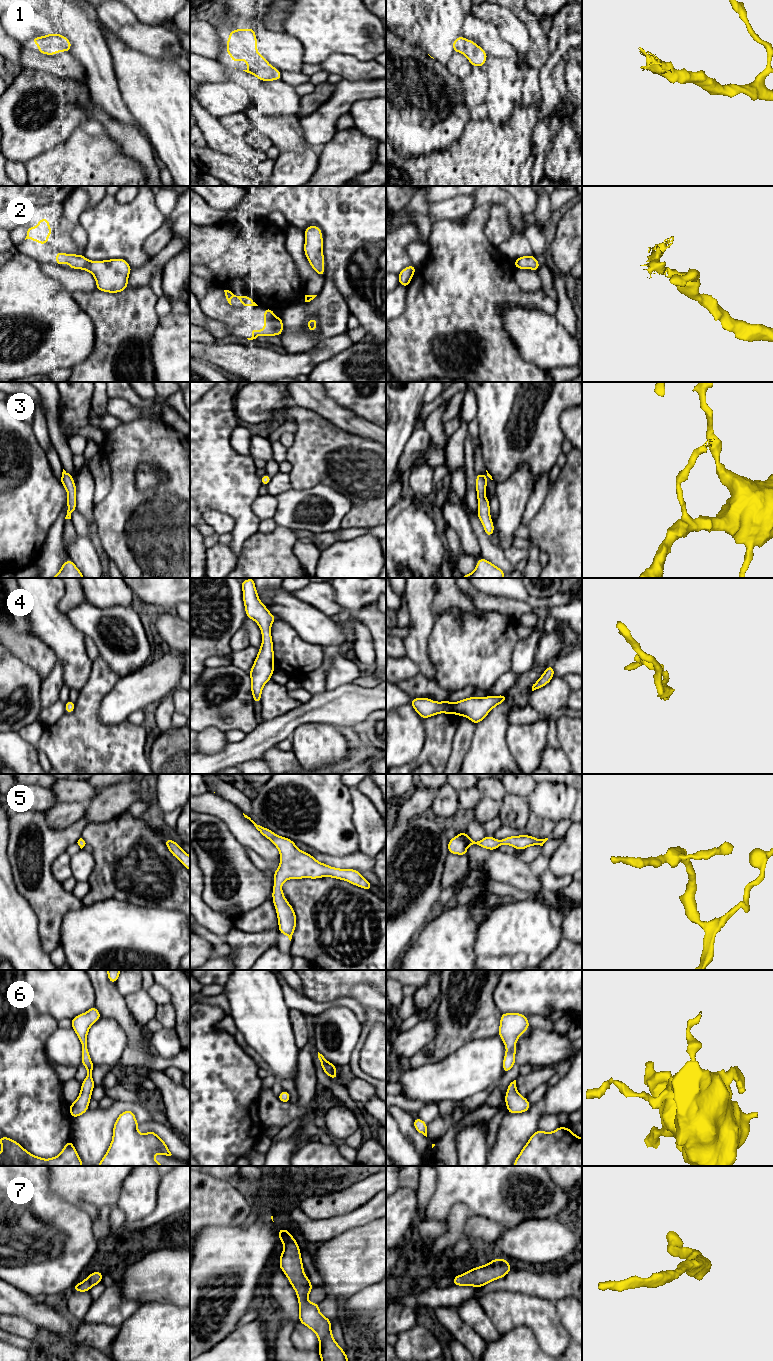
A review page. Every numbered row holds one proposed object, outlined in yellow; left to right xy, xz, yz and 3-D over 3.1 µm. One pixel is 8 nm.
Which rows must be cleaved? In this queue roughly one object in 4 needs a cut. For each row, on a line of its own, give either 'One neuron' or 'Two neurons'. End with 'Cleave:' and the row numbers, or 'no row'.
1: One neuron
2: One neuron
3: One neuron
4: One neuron
5: One neuron
6: One neuron
7: One neuron
Cleave: no row

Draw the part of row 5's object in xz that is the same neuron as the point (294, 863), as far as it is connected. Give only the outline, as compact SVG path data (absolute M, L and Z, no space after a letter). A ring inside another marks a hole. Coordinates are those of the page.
M243 813L256 829L267 839L269 839L280 852L280 865L274 871L274 887L272 889L272 901L275 905L279 933L288 936L291 941L295 931L297 919L293 907L288 903L282 891L282 884L288 879L332 877L345 880L353 885L371 890L372 885L361 873L354 869L340 869L318 862L312 855L298 849L295 842L276 835L273 831L257 825L250 817Z

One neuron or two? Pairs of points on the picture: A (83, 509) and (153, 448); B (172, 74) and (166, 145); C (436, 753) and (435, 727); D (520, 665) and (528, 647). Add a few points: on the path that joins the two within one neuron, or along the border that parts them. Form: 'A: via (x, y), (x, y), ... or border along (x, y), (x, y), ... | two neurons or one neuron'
A: border along (93, 506), (93, 518), (95, 520) | two neurons
B: via (172, 92), (172, 127) | one neuron
C: via (436, 747), (436, 733) | one neuron
D: via (522, 661), (524, 651) | one neuron

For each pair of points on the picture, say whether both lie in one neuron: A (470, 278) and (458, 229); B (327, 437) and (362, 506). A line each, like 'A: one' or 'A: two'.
A: one
B: one

